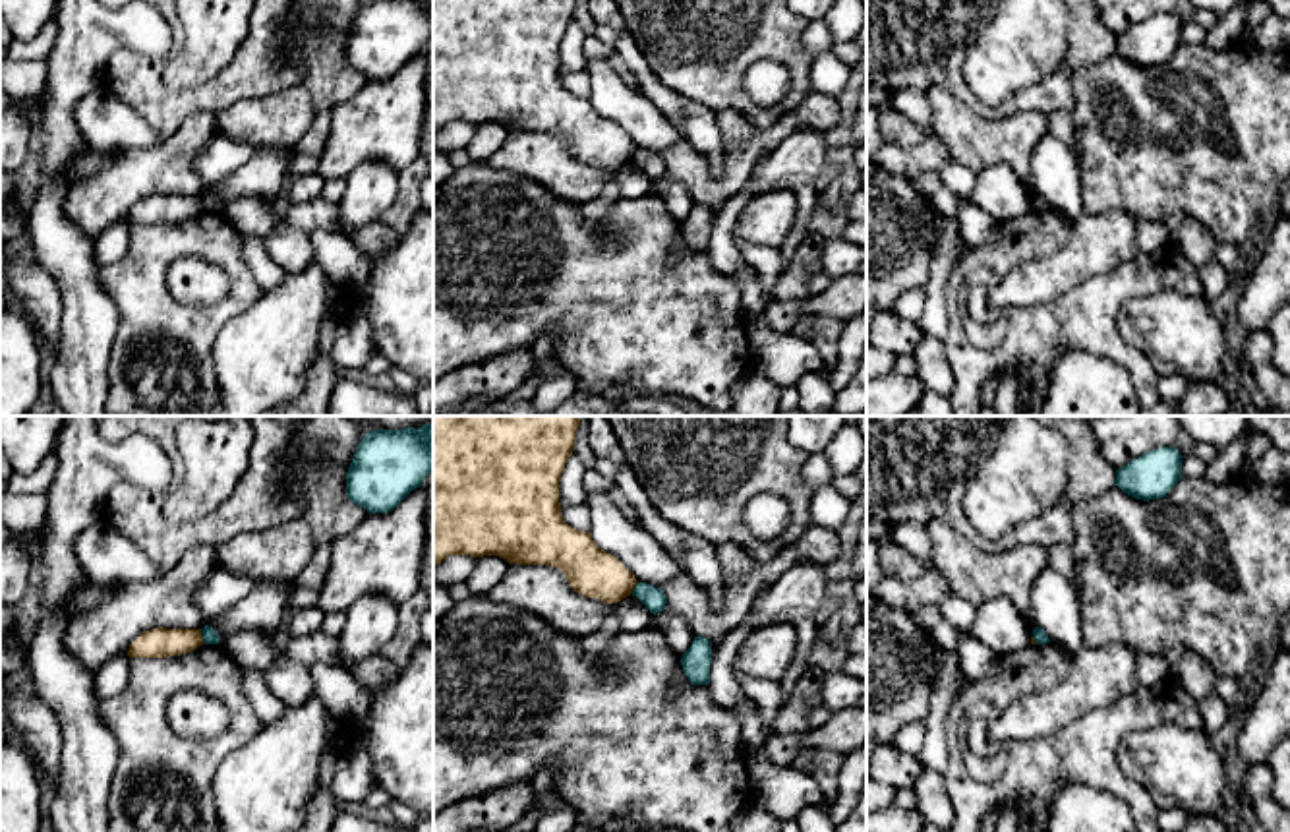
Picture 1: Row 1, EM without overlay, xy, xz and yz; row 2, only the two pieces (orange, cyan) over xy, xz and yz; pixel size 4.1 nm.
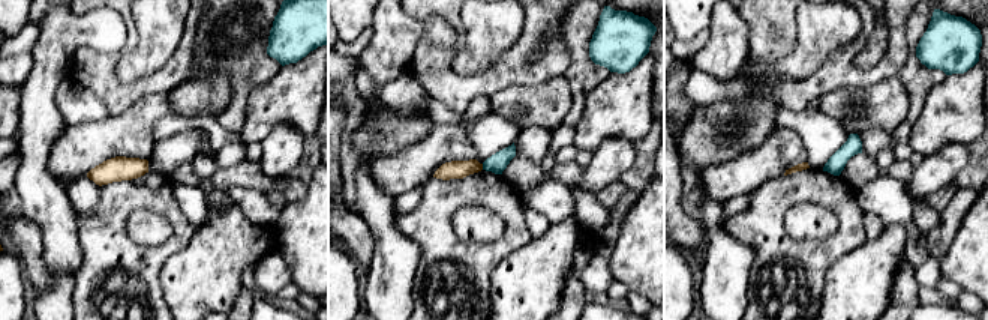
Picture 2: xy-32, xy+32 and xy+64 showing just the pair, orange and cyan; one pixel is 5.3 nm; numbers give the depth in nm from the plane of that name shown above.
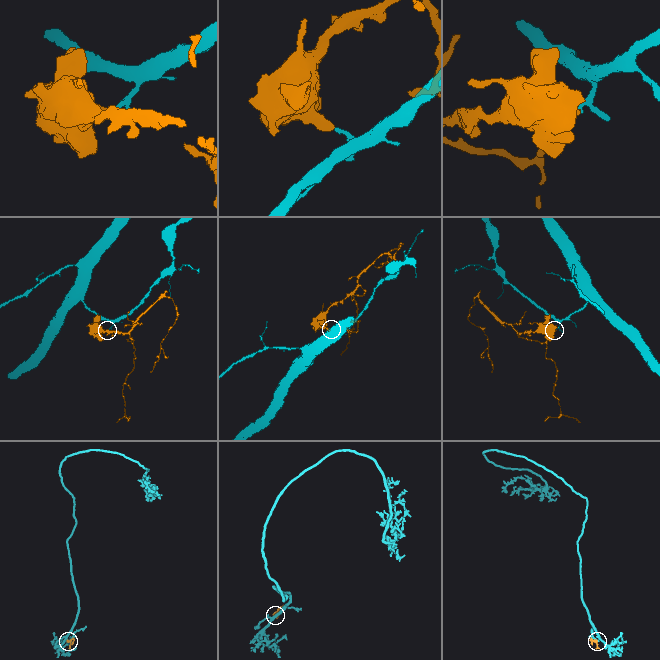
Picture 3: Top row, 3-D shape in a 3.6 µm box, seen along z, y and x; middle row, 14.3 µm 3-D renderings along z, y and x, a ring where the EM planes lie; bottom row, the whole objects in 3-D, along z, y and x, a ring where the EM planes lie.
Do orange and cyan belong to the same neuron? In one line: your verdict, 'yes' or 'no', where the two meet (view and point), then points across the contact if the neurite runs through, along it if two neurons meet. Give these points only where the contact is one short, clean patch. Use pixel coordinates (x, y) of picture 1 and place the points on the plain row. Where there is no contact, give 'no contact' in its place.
no; meets orange in xy at (202, 204); border along xy (200, 196), (205, 209)

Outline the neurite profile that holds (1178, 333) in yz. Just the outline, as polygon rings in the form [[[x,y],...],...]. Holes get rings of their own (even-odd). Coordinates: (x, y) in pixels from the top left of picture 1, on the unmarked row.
[[[1176,290],[1128,300],[1118,313],[1124,341],[1145,354],[1158,377],[1232,377],[1234,358],[1209,302]]]

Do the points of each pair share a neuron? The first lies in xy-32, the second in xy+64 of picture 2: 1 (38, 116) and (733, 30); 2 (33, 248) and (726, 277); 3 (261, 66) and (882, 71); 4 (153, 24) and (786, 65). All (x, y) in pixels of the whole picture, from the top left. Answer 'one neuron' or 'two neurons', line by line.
1: one neuron
2: two neurons
3: two neurons
4: one neuron

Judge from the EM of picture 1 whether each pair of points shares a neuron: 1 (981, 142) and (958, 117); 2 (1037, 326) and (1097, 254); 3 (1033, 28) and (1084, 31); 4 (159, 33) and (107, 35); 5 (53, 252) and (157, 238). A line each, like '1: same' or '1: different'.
1: same
2: different
3: different
4: same
5: different

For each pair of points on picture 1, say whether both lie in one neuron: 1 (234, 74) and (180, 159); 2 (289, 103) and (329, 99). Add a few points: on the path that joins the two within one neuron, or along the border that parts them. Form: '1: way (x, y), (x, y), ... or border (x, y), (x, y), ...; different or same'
1: border (215, 113), (192, 113), (171, 136); different
2: border (302, 84), (312, 105), (312, 124), (294, 144); different

